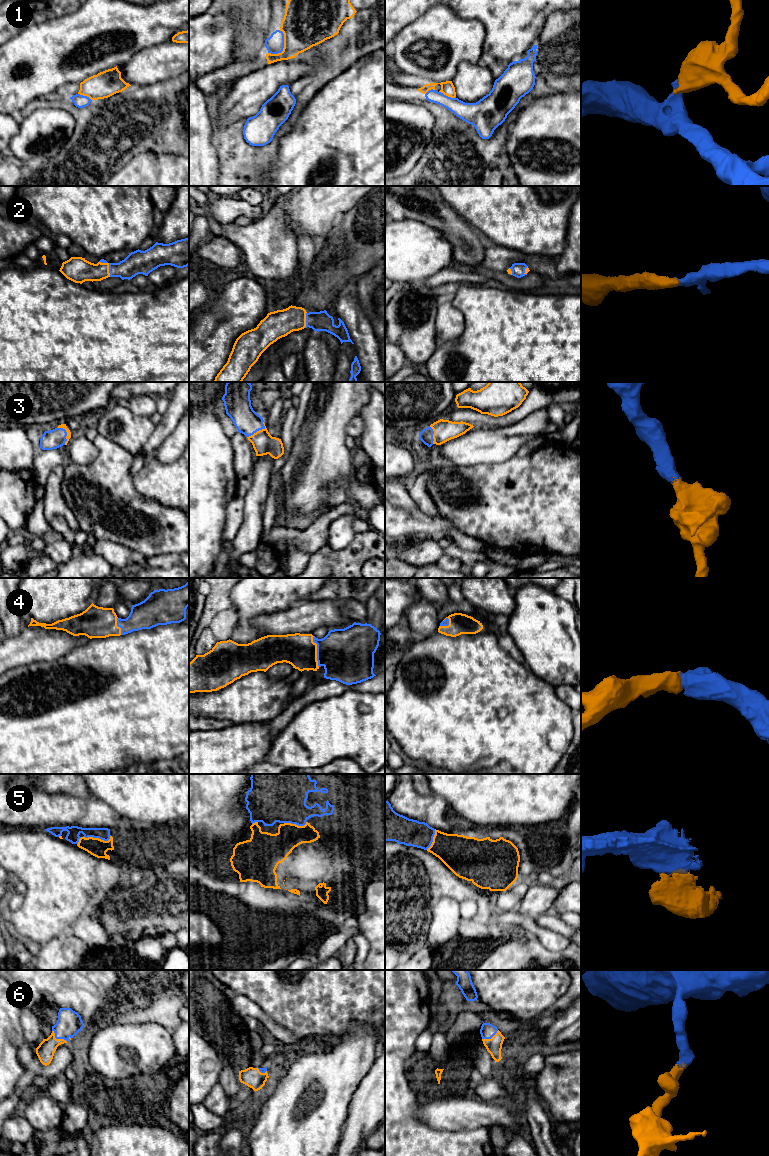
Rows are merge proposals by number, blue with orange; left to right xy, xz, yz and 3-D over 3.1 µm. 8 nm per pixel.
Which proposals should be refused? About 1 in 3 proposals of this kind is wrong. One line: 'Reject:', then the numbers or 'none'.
Reject: 1

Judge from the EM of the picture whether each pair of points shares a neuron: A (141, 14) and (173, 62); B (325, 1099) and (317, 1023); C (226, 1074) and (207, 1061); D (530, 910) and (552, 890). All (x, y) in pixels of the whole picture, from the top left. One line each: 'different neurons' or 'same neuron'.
A: different neurons
B: different neurons
C: different neurons
D: same neuron

